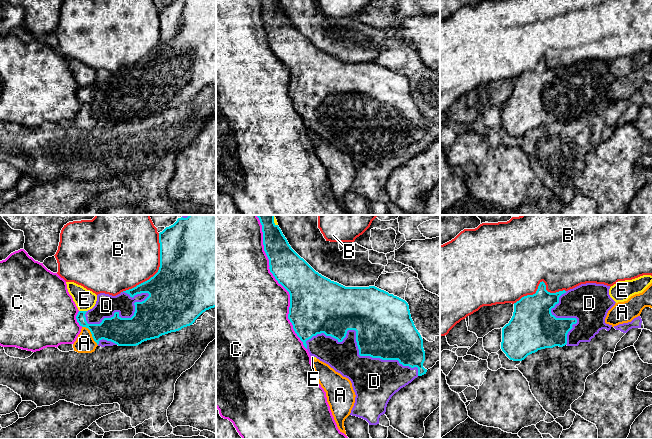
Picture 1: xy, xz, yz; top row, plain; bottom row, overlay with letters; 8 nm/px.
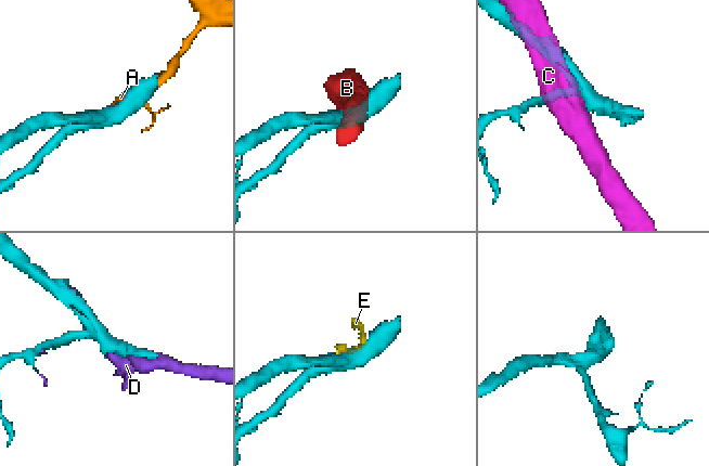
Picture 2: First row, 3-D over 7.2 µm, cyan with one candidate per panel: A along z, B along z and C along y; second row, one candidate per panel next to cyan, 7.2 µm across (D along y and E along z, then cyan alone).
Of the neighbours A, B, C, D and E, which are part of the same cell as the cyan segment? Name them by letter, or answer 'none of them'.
D

